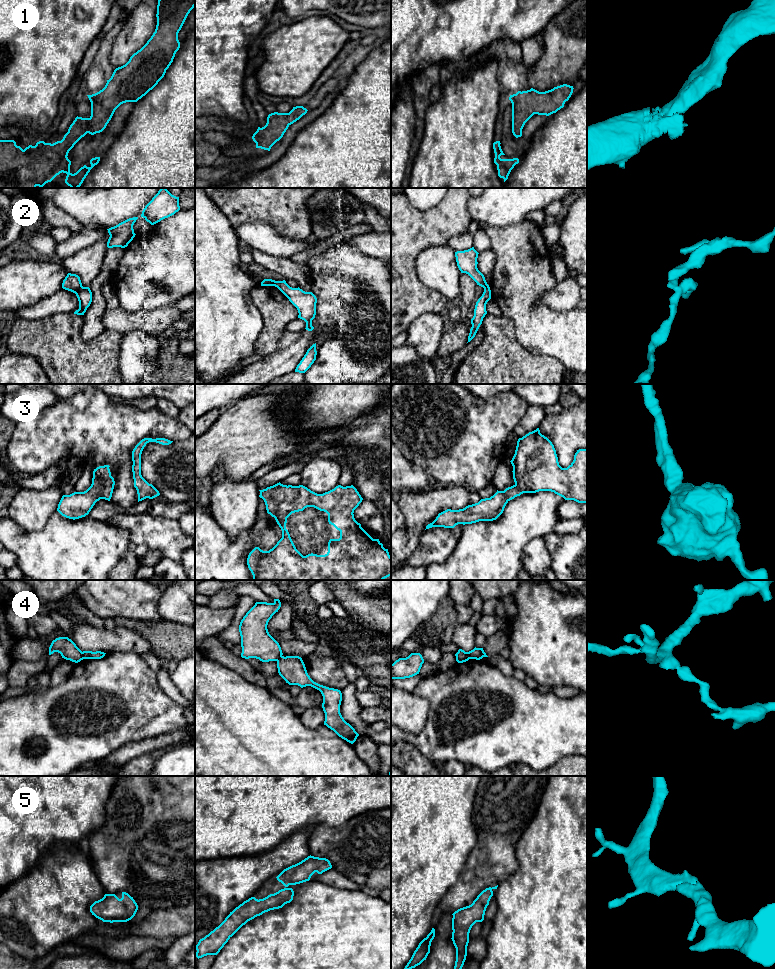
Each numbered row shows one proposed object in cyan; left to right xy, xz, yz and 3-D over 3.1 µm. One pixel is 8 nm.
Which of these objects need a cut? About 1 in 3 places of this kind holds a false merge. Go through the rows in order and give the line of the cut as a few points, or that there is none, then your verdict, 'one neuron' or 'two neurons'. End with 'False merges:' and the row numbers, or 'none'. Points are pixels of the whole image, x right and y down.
1: no cut | one neuron
2: xy (82, 286), (74, 292) | two neurons
3: no cut | one neuron
4: xy (81, 652), (84, 658) | two neurons
5: no cut | one neuron
False merges: 2, 4

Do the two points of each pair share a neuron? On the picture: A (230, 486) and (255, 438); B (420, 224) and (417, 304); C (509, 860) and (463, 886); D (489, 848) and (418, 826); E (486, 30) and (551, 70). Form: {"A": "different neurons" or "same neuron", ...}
{"A": "different neurons", "B": "same neuron", "C": "same neuron", "D": "different neurons", "E": "different neurons"}

